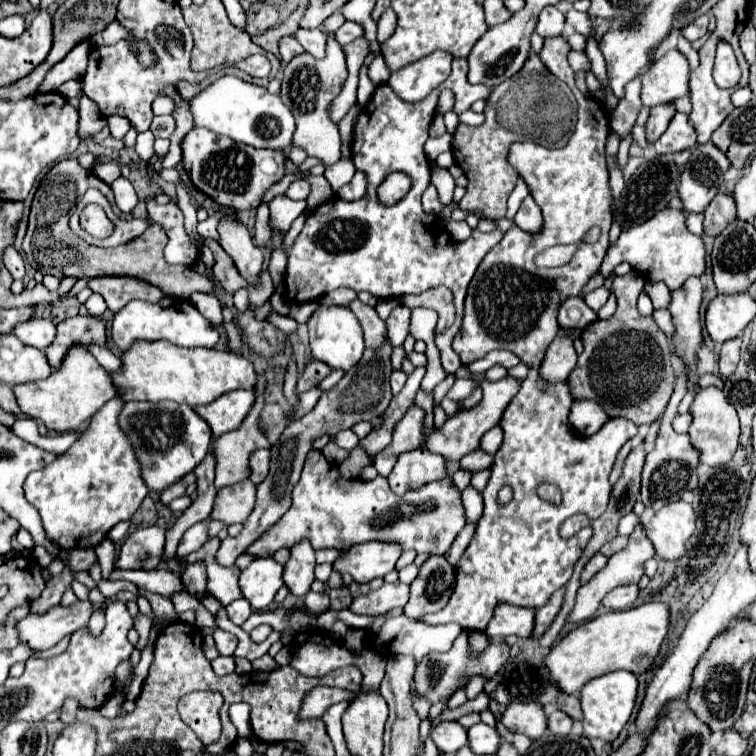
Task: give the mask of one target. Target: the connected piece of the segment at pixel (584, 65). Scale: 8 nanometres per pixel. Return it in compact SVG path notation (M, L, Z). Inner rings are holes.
M571 50L568 55L568 60L572 69L577 71L585 71L586 73L591 70L591 63L583 52Z

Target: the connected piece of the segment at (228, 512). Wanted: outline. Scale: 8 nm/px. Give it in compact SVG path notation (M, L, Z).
M249 479L239 481L231 487L223 487L217 493L211 517L223 521L225 525L247 521L251 511L255 509L255 491L257 485Z

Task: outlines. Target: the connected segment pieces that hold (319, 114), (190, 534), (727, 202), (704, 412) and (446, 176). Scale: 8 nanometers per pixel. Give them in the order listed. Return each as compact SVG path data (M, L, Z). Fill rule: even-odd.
M335 33L327 35L327 49L323 59L315 59L309 53L295 55L287 65L283 73L281 83L281 101L291 109L297 131L293 135L293 145L303 147L309 157L321 159L325 165L337 163L341 157L341 139L337 125L333 123L329 115L329 105L335 101L335 97L341 93L343 83L347 79L347 63L345 63L345 49L335 39Z
M207 521L203 523L195 523L195 527L189 527L185 531L185 535L181 537L181 543L177 547L177 557L185 557L189 553L193 553L195 549L199 549L205 541L207 541Z
M717 193L715 199L705 209L705 221L703 221L705 235L711 235L711 237L719 235L733 219L735 219L733 195Z
M717 387L701 389L695 395L691 413L693 413L693 423L689 427L689 435L691 435L691 445L699 451L699 461L709 467L719 467L731 461L739 445L739 417L735 407L729 405L729 401L725 399L723 391Z
M433 169L431 177L433 177L433 185L439 193L439 201L443 205L449 205L453 201L453 189L455 189L455 181L453 181L451 173L447 169Z

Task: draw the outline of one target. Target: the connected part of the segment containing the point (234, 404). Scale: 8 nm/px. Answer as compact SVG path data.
M239 389L239 391L231 391L227 395L221 395L219 399L215 399L209 405L195 407L195 413L207 421L213 437L217 439L223 433L229 433L241 425L241 421L245 419L247 411L253 405L253 401L255 401L253 391Z

